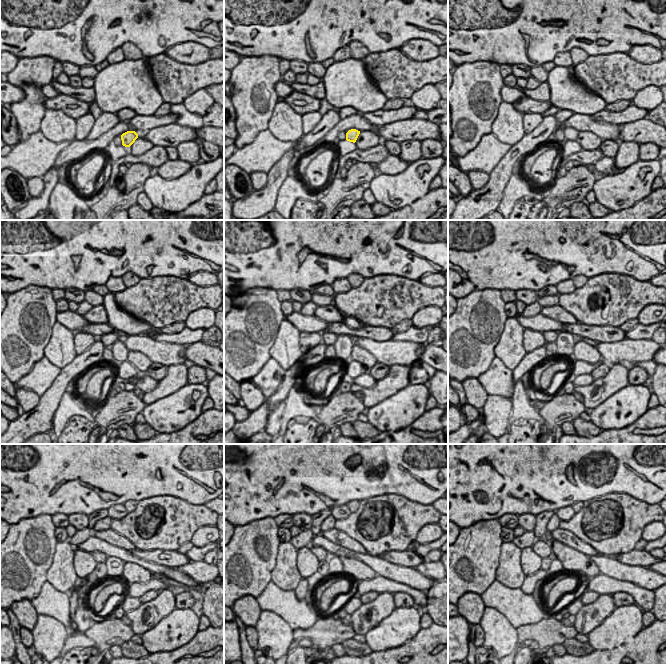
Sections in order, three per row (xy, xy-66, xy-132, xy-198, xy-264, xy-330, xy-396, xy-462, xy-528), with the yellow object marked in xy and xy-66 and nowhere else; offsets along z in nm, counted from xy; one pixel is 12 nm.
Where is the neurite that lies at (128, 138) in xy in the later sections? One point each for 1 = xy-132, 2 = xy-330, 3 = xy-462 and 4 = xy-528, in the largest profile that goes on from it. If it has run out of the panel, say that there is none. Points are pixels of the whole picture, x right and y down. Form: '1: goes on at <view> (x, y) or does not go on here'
1: goes on at xy-132 (572, 134)
2: goes on at xy-330 (566, 342)
3: goes on at xy-462 (336, 565)
4: goes on at xy-528 (557, 567)

